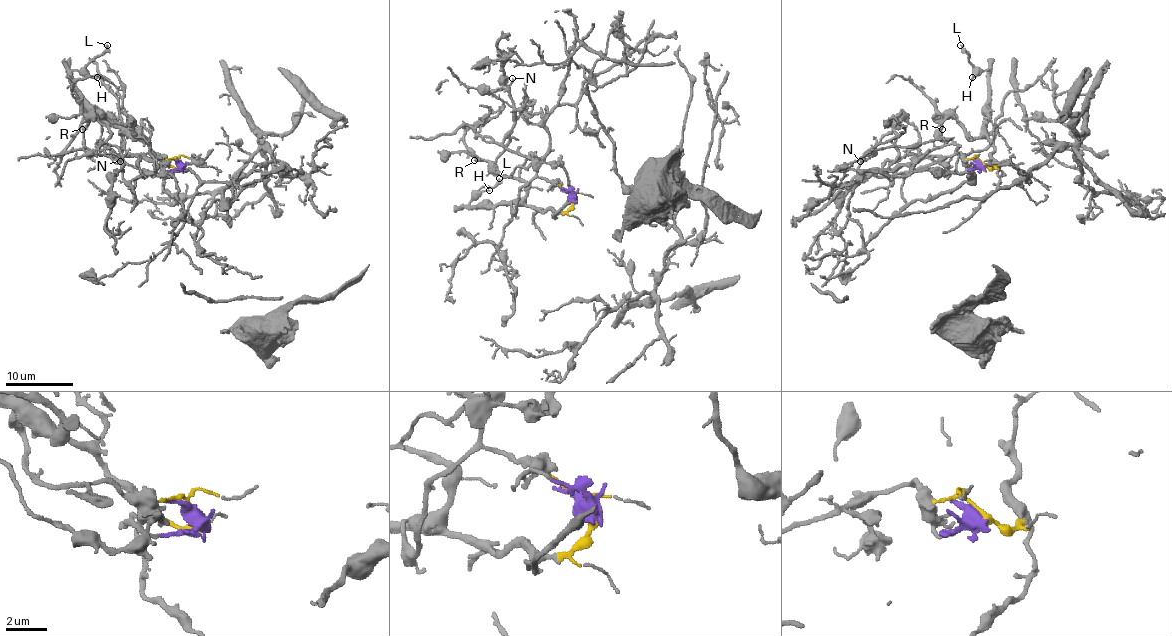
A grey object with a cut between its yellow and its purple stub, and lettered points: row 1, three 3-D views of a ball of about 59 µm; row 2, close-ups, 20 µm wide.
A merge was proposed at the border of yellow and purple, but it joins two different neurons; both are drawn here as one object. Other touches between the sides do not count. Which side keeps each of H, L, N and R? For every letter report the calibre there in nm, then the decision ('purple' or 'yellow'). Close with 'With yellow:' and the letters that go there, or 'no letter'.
H: 100 nm thick; yellow
L: 180 nm thick; yellow
N: 110 nm thick; purple
R: 90 nm thick; yellow
With yellow: H, L, R

